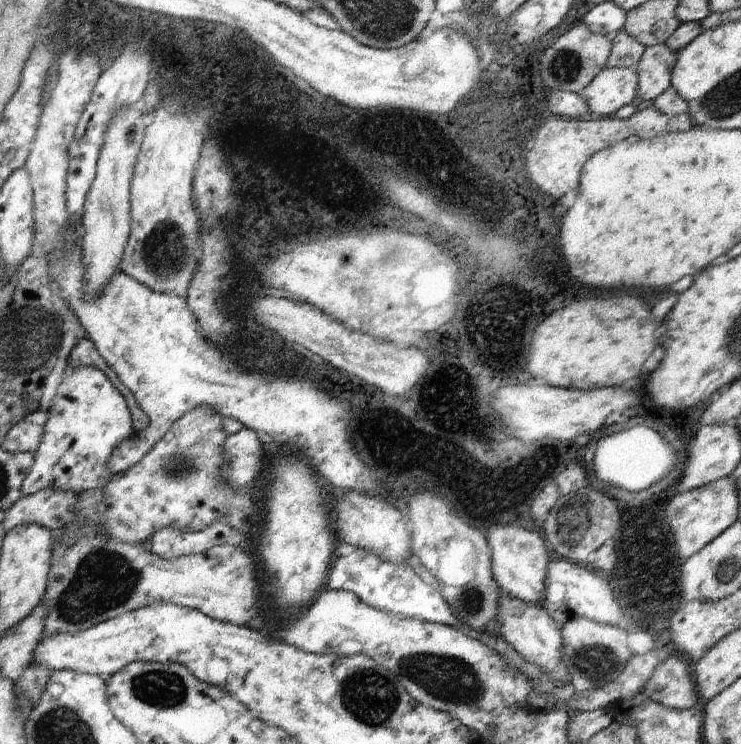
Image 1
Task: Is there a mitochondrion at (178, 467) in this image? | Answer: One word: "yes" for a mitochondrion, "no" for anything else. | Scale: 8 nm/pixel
yes

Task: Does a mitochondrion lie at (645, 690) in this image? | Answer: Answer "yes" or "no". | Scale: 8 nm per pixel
no

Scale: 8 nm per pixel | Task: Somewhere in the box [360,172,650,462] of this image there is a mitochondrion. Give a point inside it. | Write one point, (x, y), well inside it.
(398, 258)

